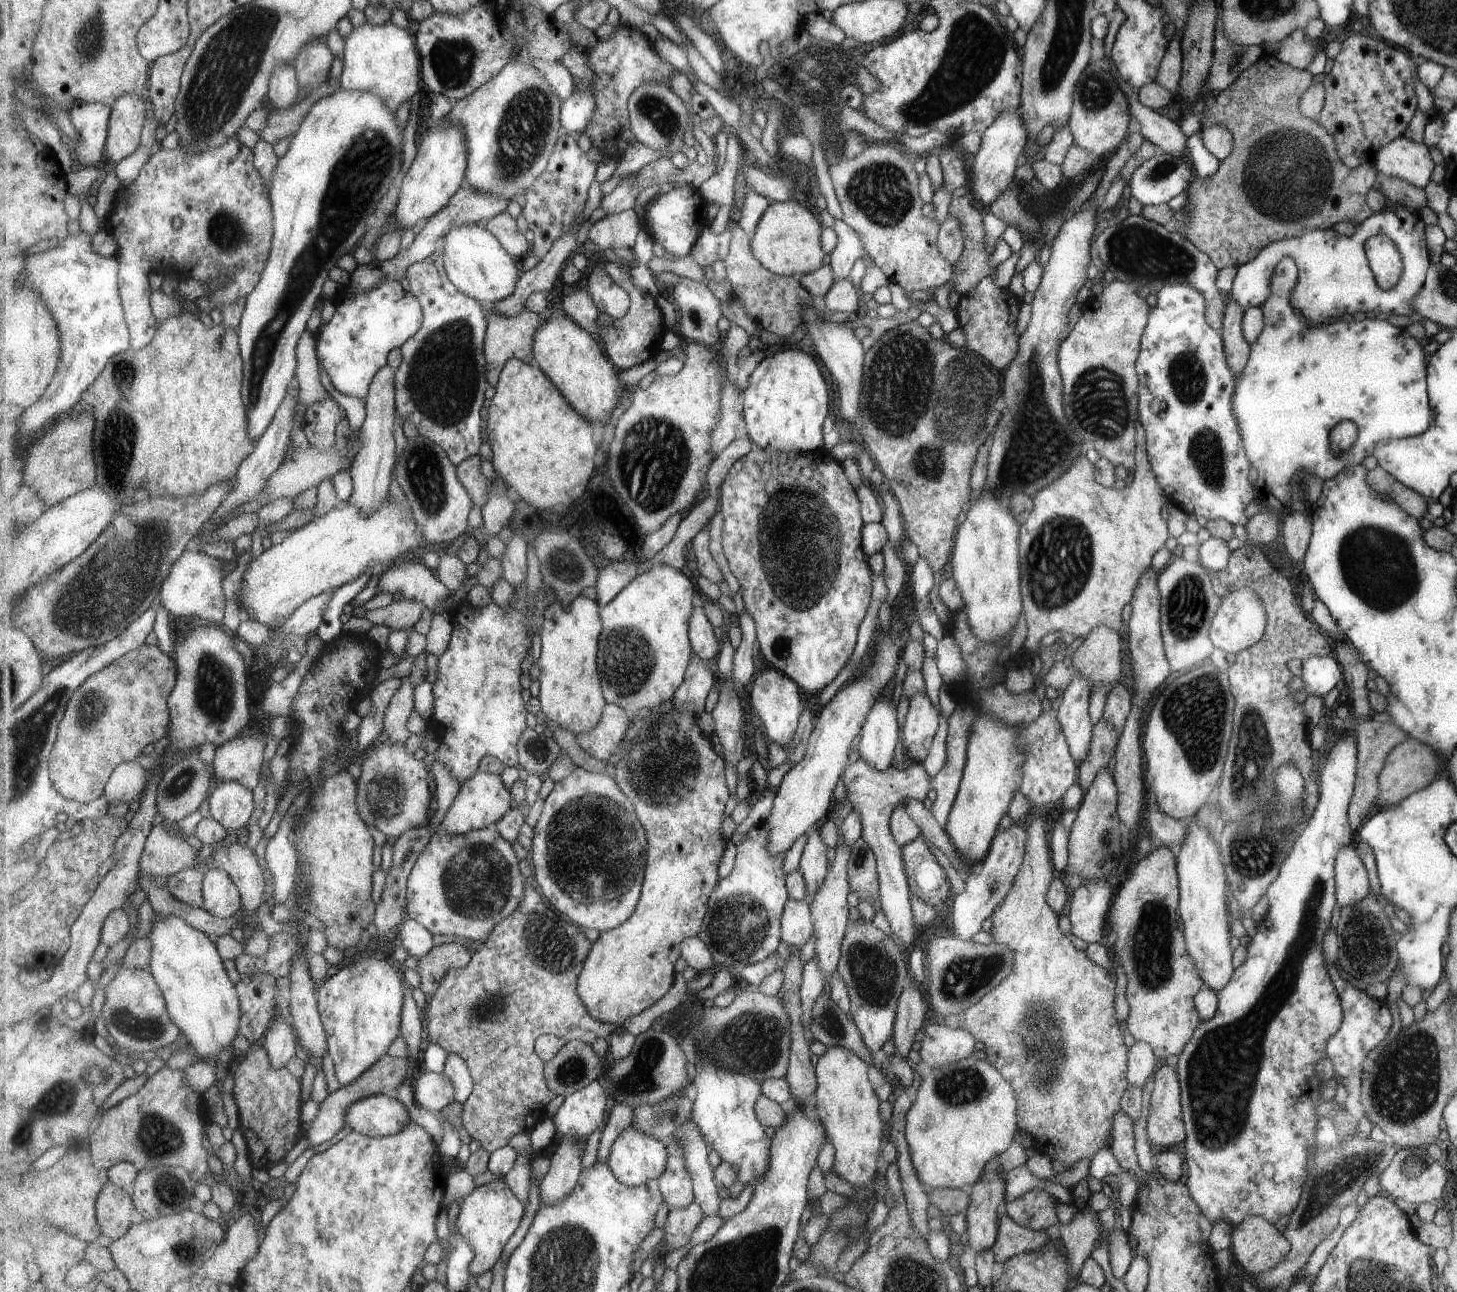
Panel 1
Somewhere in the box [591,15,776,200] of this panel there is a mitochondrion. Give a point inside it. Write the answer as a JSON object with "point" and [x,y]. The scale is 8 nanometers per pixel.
{"point":[655,107]}

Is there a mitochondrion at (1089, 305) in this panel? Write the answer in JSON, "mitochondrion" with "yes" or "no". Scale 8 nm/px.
{"mitochondrion":"no"}

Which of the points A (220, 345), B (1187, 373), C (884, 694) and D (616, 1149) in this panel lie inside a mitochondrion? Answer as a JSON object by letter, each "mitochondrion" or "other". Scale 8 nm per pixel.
{"A":"mitochondrion","B":"mitochondrion","C":"other","D":"other"}

